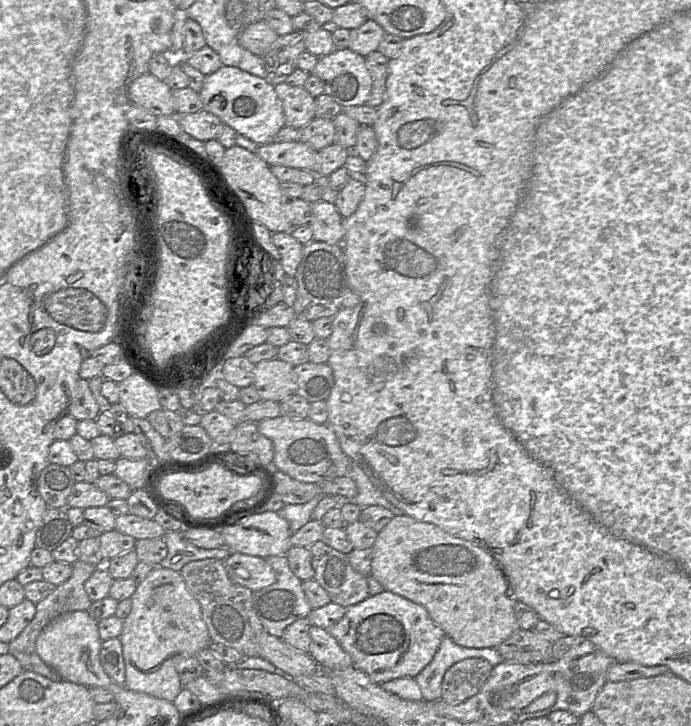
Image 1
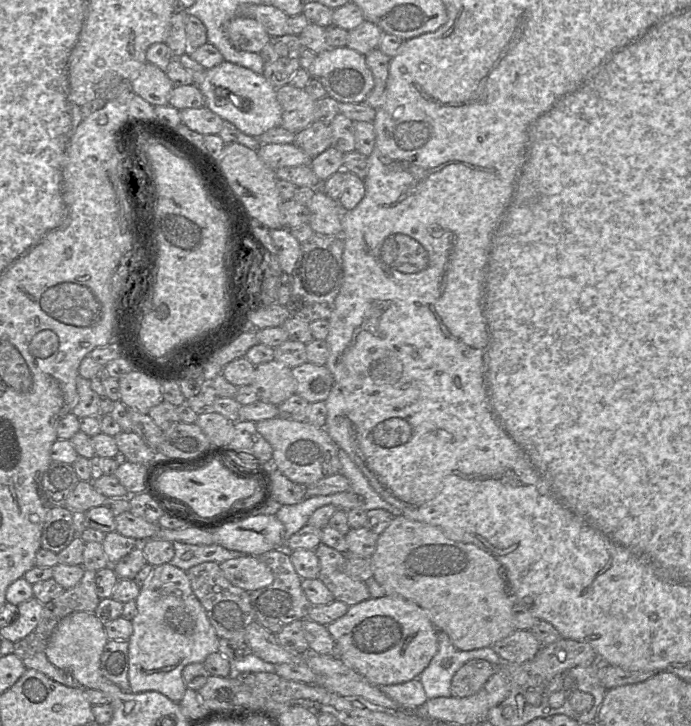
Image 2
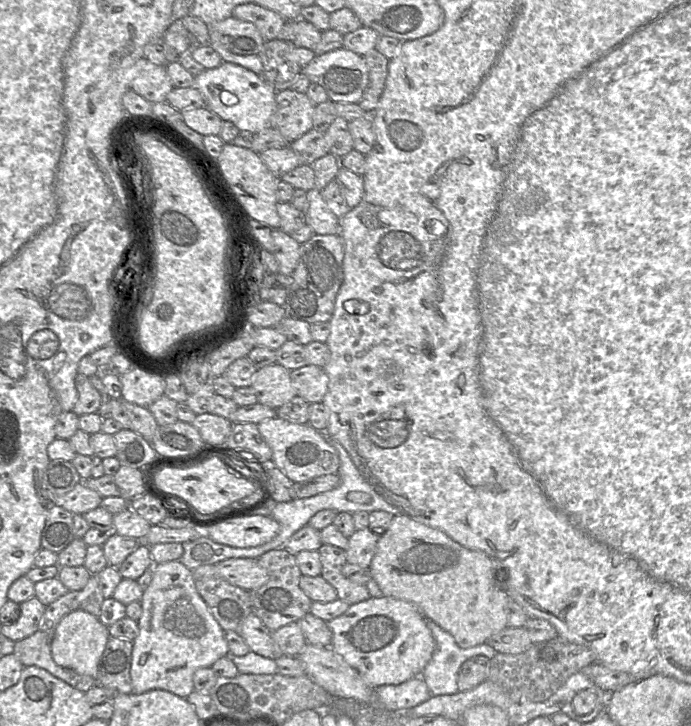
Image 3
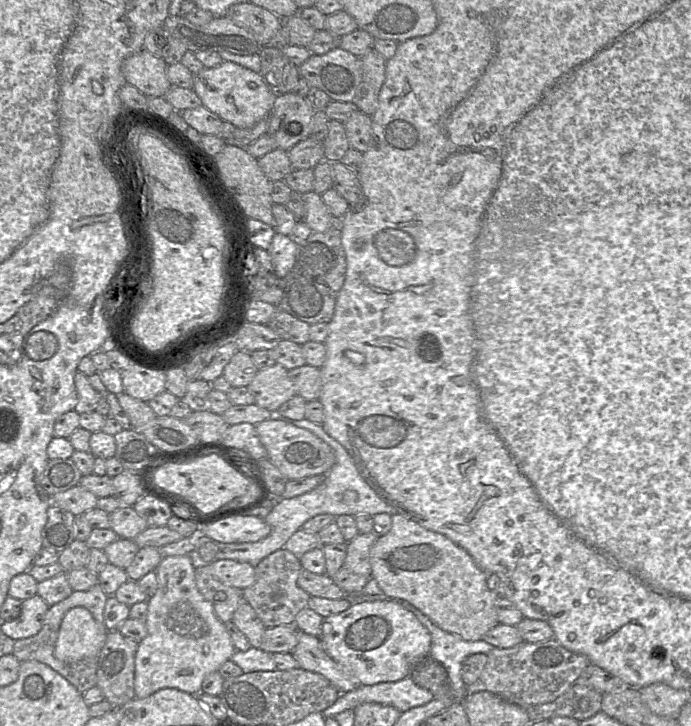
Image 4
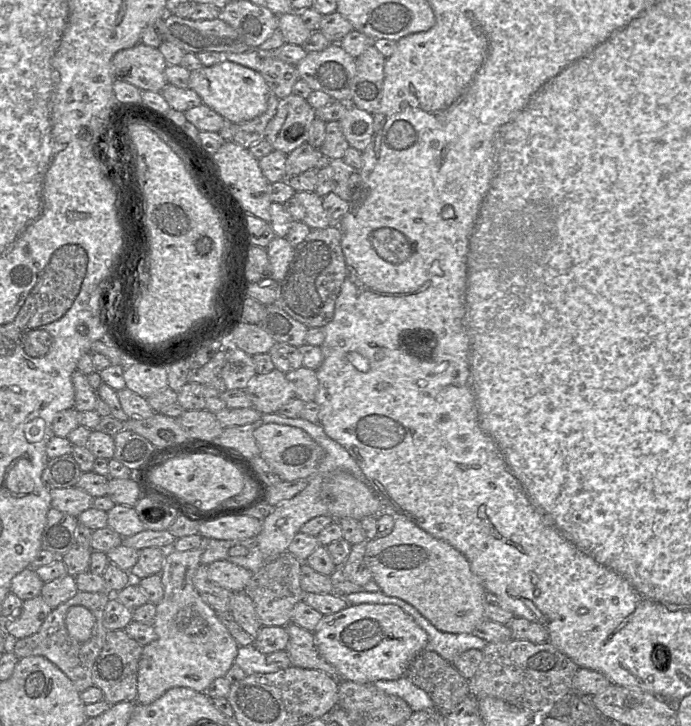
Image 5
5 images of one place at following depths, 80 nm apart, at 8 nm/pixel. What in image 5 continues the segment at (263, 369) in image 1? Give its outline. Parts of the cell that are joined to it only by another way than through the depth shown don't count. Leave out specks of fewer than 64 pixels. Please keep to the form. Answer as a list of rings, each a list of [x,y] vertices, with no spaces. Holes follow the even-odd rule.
[[[274,368],[264,374],[258,374],[245,388],[252,401],[252,407],[262,414],[276,413],[295,396],[292,383],[286,373]]]

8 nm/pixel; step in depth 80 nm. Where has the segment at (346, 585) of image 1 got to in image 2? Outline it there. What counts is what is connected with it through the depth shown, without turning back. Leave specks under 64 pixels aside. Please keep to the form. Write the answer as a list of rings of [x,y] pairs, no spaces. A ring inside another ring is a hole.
[[[320,543],[314,550],[319,559],[319,575],[334,599],[349,607],[369,599],[370,593],[363,581],[355,580],[346,572],[347,554]]]

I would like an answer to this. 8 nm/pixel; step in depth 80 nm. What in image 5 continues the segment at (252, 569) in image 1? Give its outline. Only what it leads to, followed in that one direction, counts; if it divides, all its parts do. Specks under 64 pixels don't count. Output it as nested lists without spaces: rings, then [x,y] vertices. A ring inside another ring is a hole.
[[[227,560],[215,561],[207,566],[209,579],[233,592],[243,592],[252,572]]]

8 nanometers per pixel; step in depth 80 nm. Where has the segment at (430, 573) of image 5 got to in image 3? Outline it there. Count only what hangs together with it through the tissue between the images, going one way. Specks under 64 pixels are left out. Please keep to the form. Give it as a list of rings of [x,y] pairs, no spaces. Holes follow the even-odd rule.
[[[394,516],[387,531],[379,536],[376,552],[369,569],[372,575],[372,580],[378,584],[383,596],[393,597],[414,604],[425,618],[433,620],[442,629],[449,632],[461,648],[467,649],[486,643],[490,637],[507,627],[507,606],[509,596],[506,590],[499,584],[499,566],[486,553],[466,548],[438,529],[414,521],[407,516]]]

